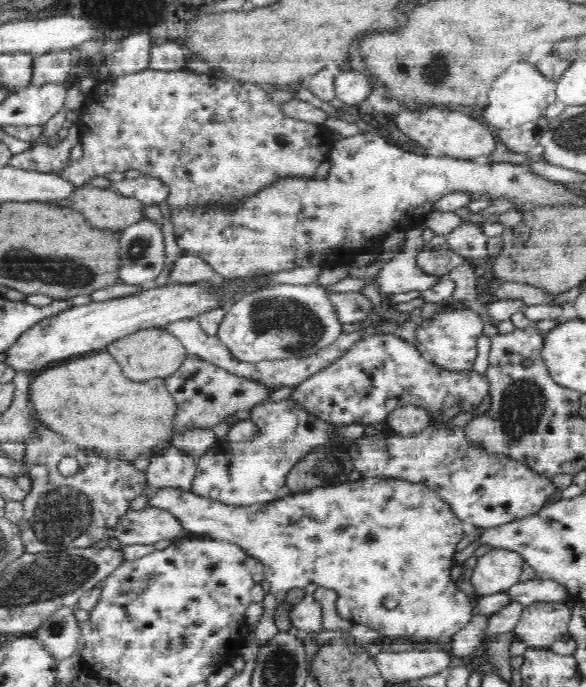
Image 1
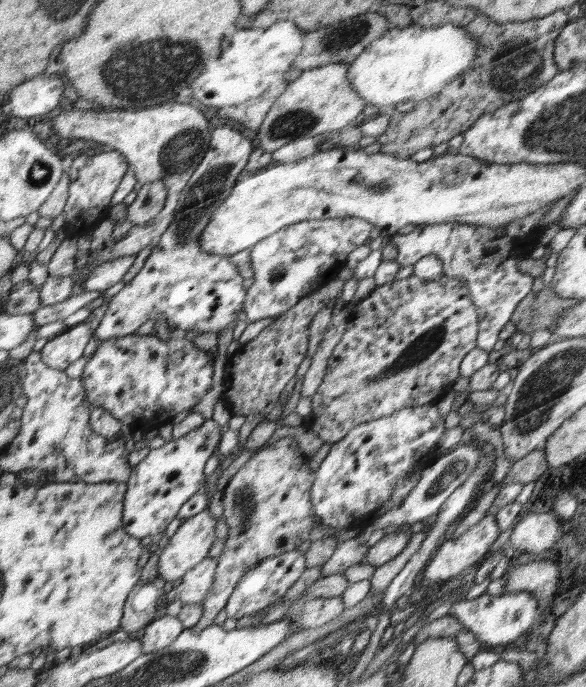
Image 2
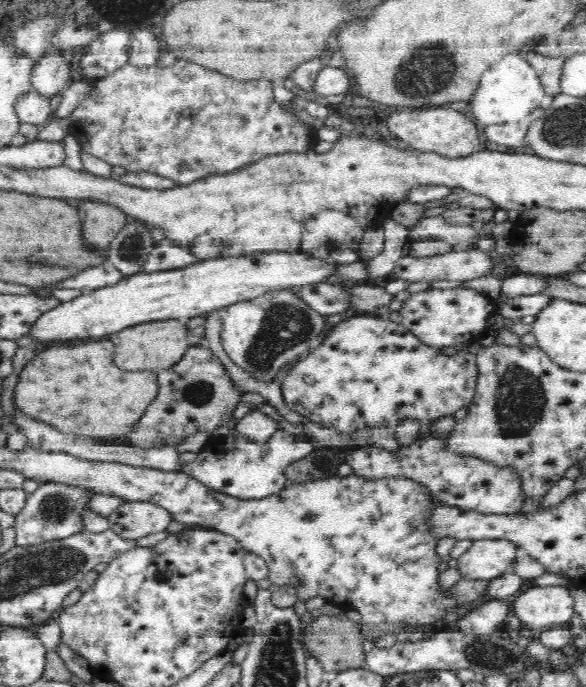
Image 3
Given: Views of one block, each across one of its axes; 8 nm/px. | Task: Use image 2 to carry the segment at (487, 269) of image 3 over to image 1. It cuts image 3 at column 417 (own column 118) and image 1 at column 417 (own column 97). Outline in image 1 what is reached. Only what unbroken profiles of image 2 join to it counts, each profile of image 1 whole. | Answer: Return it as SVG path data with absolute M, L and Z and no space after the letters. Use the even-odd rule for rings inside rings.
M418 224L406 231L404 248L379 269L375 284L380 293L390 295L408 290L424 291L438 283L437 277L422 273L417 264L417 256L425 248L423 229L423 224Z

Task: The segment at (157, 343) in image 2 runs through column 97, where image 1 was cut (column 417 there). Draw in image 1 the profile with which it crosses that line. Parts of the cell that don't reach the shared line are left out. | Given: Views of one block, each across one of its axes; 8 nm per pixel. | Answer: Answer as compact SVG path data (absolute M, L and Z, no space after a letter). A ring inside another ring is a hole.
M364 334L345 353L326 368L310 376L301 385L294 388L290 398L310 415L320 418L336 427L345 424L362 424L364 427L386 420L390 411L397 406L413 404L432 412L446 410L452 406L460 406L460 412L471 412L483 403L489 394L489 382L475 370L465 373L454 373L452 370L441 369L430 361L418 346L393 334Z

